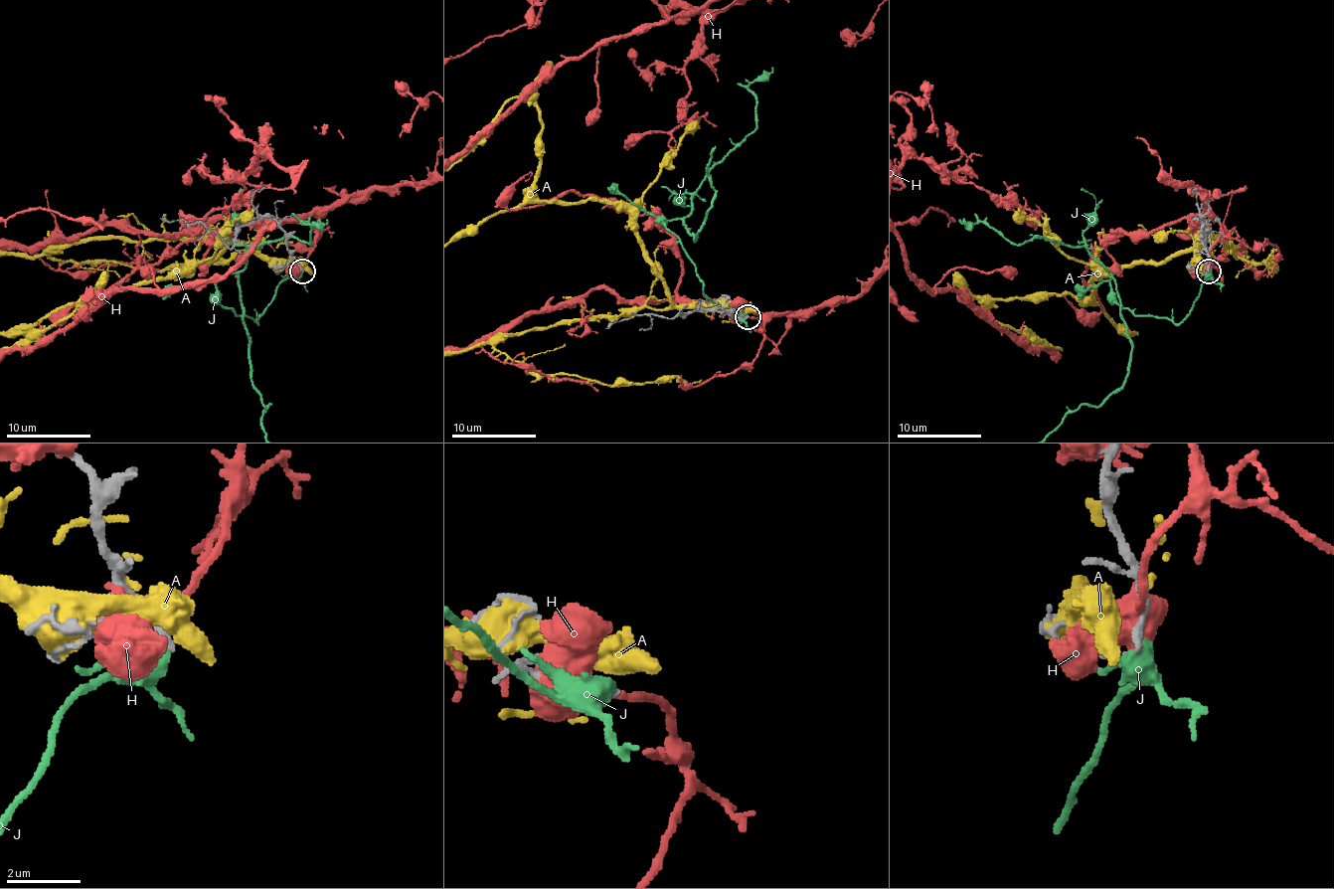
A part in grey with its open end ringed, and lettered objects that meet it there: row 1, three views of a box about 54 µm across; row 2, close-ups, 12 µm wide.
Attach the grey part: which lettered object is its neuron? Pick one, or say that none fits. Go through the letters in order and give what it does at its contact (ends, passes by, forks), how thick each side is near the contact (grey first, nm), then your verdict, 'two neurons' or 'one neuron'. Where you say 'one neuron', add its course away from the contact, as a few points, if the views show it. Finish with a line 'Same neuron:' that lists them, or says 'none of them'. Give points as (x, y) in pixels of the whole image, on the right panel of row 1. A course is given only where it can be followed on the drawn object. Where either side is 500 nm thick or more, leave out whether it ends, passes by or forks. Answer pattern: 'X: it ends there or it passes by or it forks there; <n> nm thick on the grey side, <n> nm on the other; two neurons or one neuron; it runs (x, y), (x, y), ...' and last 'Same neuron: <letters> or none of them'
A: it ends there; 240 nm thick on the grey side, 160 nm on the other; two neurons
H: 200 nm thick on the grey side, 650 nm on the other; two neurons
J: 240 nm thick on the grey side, 550 nm on the other; two neurons
Same neuron: none of them

